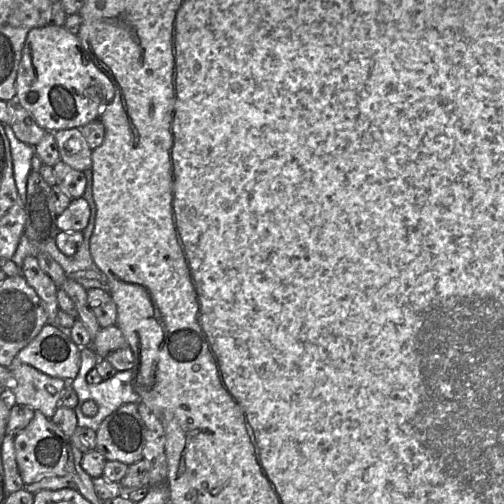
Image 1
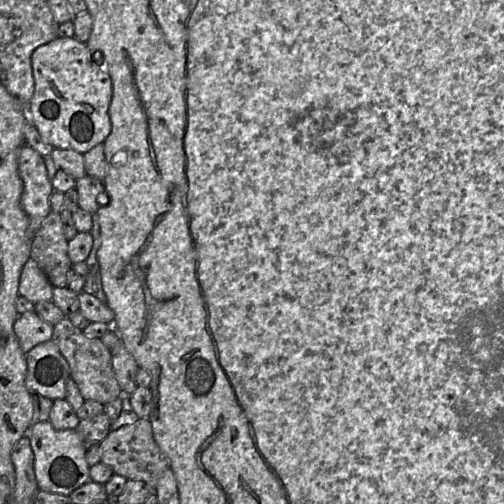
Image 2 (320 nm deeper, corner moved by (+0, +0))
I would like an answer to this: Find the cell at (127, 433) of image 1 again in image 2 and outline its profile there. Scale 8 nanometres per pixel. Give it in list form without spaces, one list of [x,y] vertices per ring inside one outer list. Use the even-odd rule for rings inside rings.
[[[139,418],[133,424],[111,431],[100,446],[101,462],[104,465],[110,466],[115,474],[128,480],[145,482],[153,491],[159,478],[169,467],[166,456],[154,439],[150,419]]]

